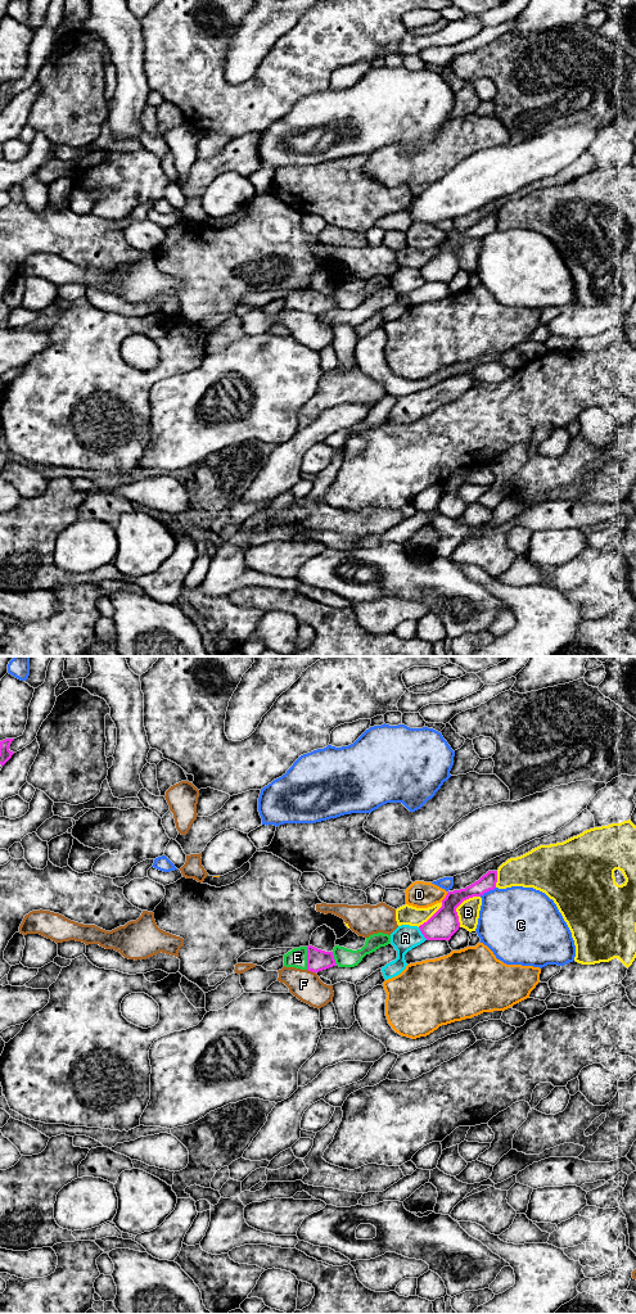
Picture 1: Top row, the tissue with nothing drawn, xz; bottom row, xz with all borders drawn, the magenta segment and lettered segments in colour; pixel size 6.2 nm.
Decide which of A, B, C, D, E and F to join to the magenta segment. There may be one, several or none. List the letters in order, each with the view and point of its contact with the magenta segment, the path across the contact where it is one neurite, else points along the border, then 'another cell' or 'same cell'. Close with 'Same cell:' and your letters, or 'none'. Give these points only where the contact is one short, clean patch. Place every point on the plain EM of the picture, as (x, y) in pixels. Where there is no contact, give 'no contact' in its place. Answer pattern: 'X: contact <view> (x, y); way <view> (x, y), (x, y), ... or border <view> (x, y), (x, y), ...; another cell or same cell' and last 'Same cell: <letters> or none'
A: contact xz (422, 275); another cell
B: contact xz (459, 247); another cell
C: contact xz (487, 233); another cell
D: contact xz (446, 239); another cell
E: contact xz (307, 301); same cell
F: contact xz (311, 312); another cell
Same cell: E

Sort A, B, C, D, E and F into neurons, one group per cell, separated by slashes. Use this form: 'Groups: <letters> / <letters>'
Groups: A / B / C / D / E / F

